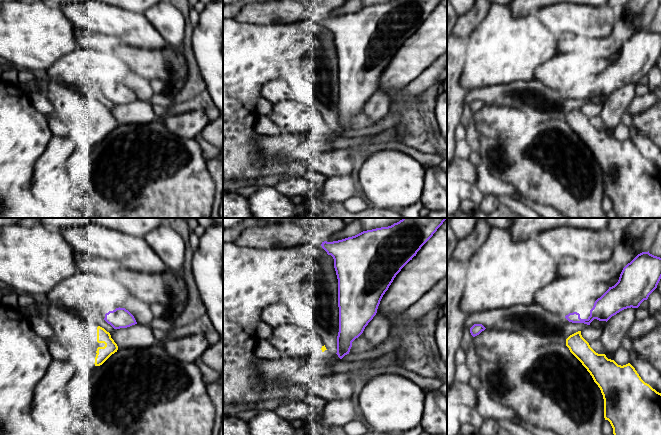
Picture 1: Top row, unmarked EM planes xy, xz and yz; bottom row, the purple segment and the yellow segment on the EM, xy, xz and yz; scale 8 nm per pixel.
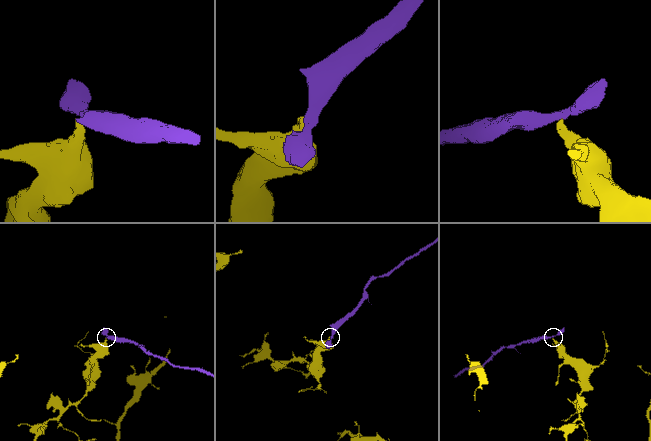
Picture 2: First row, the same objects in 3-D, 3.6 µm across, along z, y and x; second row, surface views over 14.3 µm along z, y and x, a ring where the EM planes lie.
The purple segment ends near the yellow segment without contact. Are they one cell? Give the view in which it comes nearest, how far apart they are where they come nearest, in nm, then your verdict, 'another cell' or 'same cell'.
xy | 60 nm | another cell

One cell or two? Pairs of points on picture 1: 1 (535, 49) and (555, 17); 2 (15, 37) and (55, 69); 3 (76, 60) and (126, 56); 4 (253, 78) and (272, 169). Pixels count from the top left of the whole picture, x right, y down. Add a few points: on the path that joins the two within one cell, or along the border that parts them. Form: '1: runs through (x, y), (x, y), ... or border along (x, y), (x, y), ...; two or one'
1: border along (534, 14), (557, 36); two
2: border along (71, 52), (57, 59), (46, 71); two
3: border along (119, 58), (132, 70); two
4: runs through (245, 102), (245, 146), (248, 149); one

